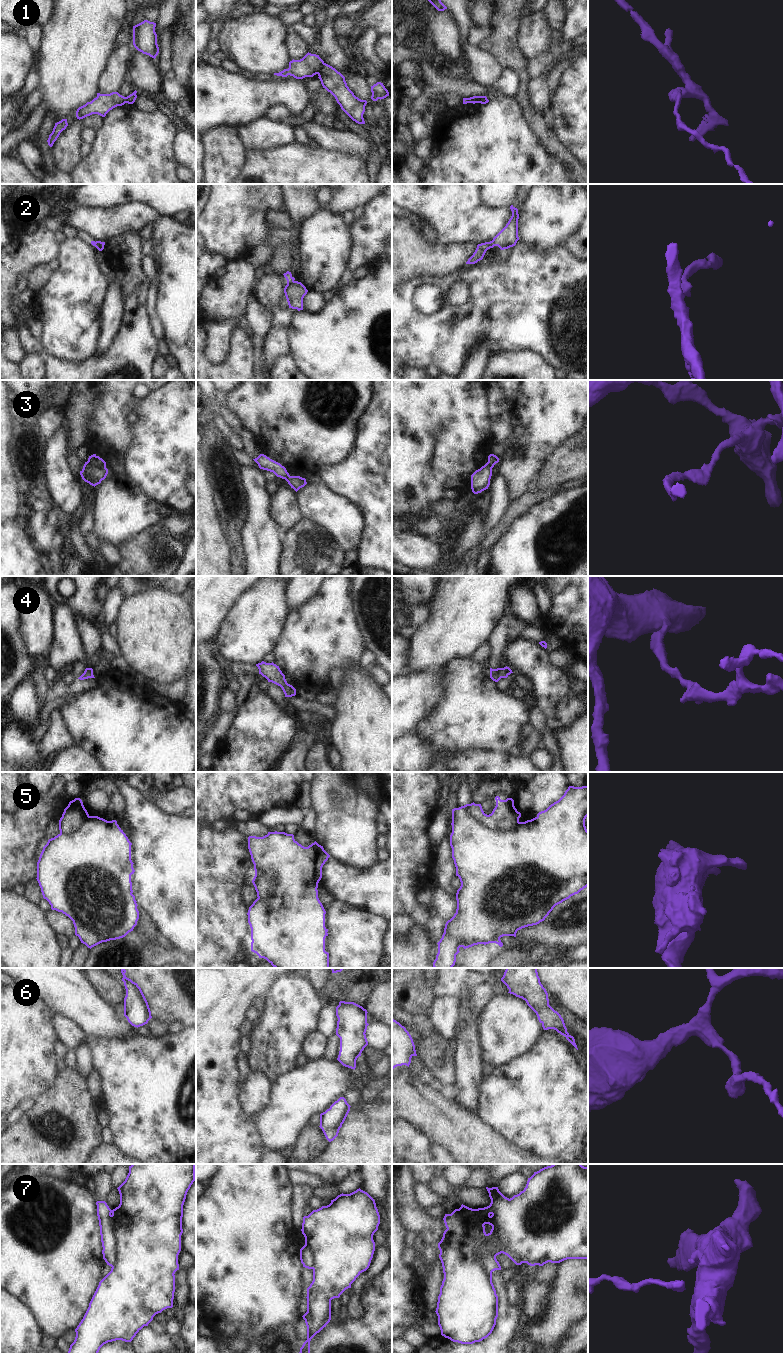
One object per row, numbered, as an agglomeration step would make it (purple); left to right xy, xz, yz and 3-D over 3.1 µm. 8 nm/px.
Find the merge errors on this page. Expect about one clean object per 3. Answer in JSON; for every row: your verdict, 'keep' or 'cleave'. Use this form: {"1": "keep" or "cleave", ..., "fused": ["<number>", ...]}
{"1": "cleave", "2": "cleave", "3": "cleave", "4": "keep", "5": "cleave", "6": "keep", "7": "cleave", "fused": ["1", "2", "3", "5", "7"]}

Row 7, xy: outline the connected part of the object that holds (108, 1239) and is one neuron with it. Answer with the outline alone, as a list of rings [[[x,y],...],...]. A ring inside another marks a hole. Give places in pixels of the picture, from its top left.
[[[97,1201],[96,1205],[103,1247],[103,1259],[107,1265],[112,1267],[116,1261],[115,1251],[113,1249],[116,1243],[116,1238],[113,1231],[113,1218],[111,1215],[111,1209],[105,1201]]]

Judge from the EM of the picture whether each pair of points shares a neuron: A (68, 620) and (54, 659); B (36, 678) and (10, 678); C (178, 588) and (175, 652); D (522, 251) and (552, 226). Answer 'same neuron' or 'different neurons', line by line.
A: same neuron
B: different neurons
C: different neurons
D: different neurons

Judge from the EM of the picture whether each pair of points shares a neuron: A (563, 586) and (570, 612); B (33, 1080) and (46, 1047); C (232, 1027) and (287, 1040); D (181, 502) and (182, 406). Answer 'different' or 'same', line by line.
A: same
B: same
C: different
D: same

